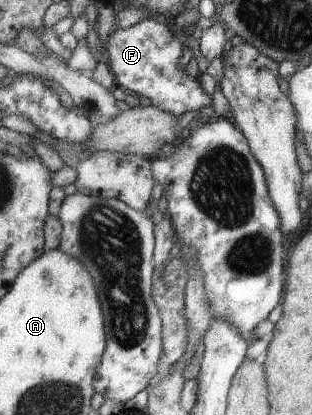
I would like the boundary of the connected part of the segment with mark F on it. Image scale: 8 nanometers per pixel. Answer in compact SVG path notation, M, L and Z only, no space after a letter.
M145 18L127 28L114 29L106 38L103 55L114 79L114 86L137 97L148 97L152 106L182 115L209 101L197 84L197 79L188 77L184 69L176 67L182 47L164 23Z

